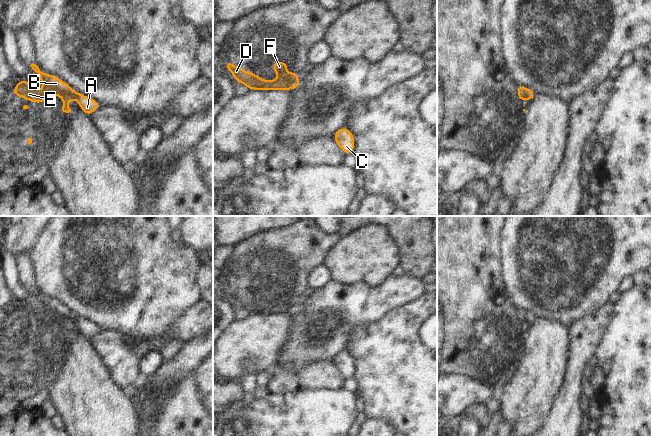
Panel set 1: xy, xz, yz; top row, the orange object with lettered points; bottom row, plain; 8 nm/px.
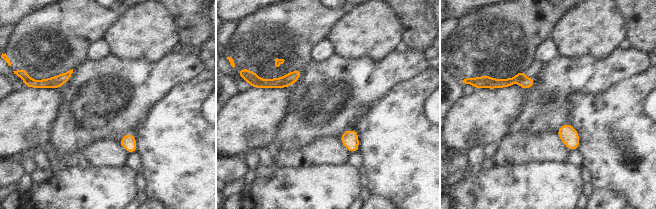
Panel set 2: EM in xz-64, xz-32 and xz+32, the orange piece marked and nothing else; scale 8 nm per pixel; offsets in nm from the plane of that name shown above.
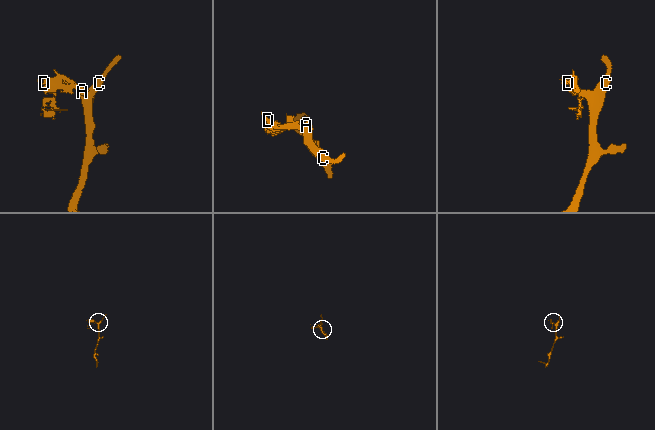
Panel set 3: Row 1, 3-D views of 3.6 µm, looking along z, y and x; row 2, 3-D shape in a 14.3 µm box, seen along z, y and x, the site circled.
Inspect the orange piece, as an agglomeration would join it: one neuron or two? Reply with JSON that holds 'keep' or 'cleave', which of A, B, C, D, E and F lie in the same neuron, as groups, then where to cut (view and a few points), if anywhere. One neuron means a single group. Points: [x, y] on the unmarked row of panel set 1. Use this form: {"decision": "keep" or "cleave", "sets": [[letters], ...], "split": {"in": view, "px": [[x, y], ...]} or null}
{"decision": "cleave", "sets": [["A", "C"], ["B", "D", "E", "F"]], "split": {"in": "xz", "px": [[297, 303], [290, 309], [289, 313]]}}

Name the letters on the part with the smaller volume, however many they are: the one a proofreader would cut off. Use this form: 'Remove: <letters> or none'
Remove: B, D, E, F

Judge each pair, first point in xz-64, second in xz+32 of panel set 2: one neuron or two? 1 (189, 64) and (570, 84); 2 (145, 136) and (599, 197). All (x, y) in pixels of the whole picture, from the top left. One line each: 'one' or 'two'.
1: one
2: two

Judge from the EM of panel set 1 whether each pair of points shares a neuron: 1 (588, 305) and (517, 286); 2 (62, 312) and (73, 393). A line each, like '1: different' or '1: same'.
1: same
2: different

